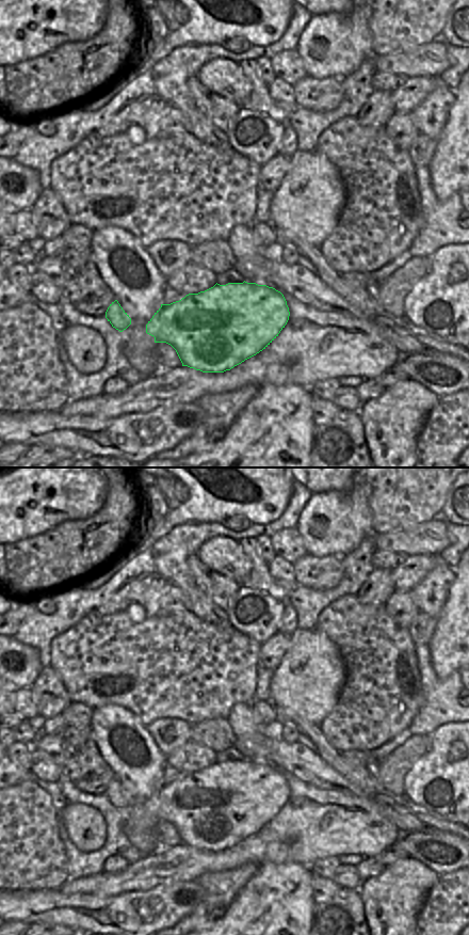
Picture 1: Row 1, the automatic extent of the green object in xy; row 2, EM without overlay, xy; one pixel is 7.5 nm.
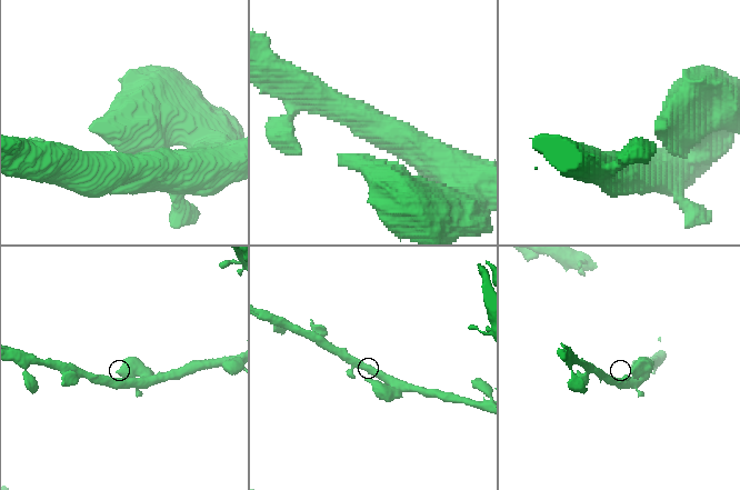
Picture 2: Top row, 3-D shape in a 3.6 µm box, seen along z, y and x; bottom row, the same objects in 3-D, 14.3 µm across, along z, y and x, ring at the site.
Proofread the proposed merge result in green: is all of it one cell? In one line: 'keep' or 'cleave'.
keep

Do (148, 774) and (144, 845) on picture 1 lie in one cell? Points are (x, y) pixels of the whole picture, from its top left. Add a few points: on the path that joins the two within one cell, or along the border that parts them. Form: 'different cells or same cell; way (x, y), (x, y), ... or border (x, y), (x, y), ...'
same cell; way (140, 792), (140, 827)

